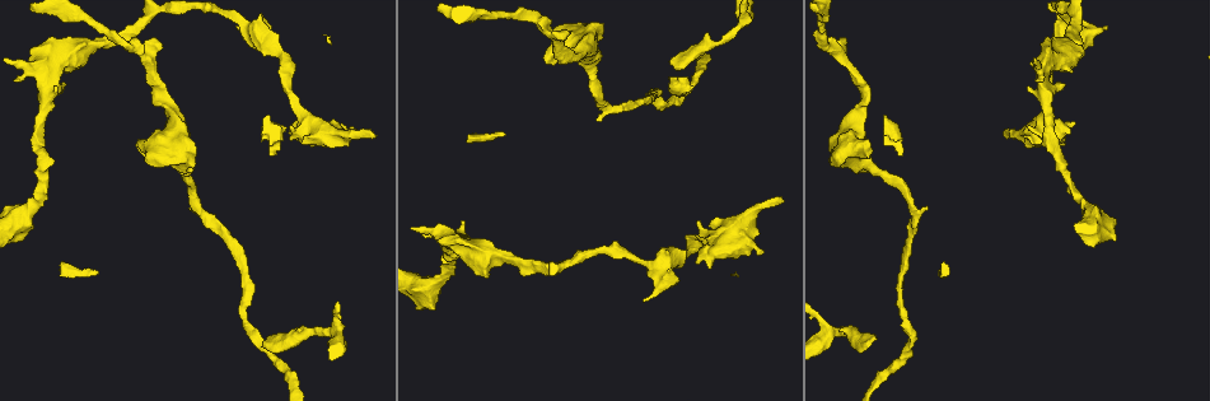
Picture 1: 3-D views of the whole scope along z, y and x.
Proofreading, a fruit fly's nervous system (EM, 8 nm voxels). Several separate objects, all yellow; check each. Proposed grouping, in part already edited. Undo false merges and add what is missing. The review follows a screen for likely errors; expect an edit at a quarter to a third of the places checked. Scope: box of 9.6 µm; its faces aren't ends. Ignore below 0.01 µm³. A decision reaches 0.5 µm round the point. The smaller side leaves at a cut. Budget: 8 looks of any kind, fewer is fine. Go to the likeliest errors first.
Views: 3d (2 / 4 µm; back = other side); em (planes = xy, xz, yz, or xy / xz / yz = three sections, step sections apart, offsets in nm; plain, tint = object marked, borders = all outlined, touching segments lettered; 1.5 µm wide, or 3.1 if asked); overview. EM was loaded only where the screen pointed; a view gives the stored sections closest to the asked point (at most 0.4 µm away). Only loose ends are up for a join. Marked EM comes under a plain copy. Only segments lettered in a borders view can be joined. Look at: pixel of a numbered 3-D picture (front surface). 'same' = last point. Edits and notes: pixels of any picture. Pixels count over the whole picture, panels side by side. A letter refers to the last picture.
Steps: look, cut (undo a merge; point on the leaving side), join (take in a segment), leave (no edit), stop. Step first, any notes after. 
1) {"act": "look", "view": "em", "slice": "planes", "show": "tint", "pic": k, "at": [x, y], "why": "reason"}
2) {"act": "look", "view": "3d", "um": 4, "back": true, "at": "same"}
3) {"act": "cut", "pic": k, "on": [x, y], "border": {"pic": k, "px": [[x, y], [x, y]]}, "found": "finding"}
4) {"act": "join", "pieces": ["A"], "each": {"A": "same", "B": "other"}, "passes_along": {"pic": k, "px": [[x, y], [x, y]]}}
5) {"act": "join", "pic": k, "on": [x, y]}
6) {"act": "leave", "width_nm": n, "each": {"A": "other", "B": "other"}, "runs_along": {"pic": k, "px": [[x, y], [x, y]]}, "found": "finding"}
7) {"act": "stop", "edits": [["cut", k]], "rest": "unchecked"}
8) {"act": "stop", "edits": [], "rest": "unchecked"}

{"act": "look", "view": "em", "slice": "yz", "step": 4, "show": "borders", "pic": 1, "at": [696, 264], "why": "an open end"}

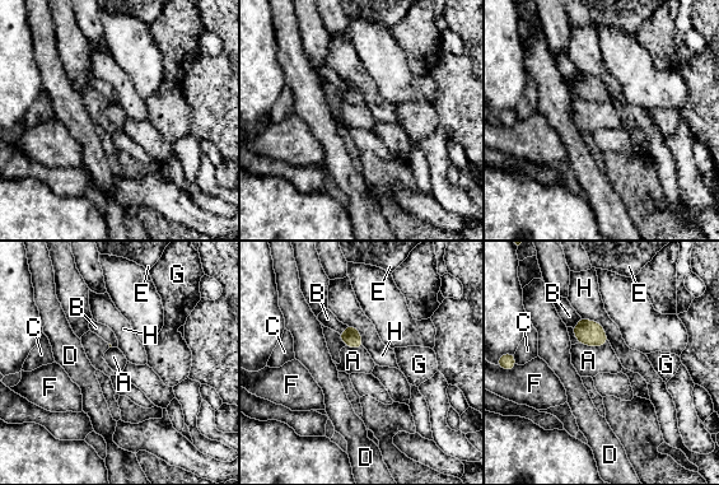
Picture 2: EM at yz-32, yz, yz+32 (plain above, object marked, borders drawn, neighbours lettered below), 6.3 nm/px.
{"act": "look", "view": "em", "slice": "planes", "show": "borders", "at": "same"}

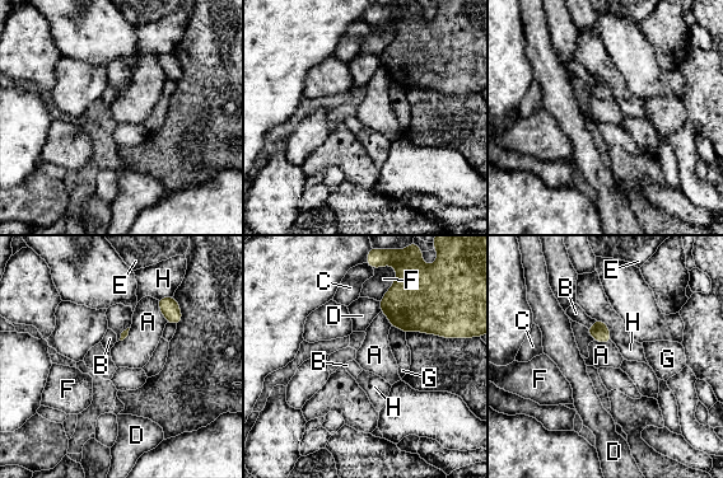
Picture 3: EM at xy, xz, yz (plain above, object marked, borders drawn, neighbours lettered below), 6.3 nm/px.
{"act": "leave", "each": {"A": "other", "B": "other", "C": "other", "D": "other", "E": "other", "F": "other", "G": "other", "H": "other"}, "found": "no lettered segment goes on from it"}

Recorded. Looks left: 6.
{"act": "look", "view": "3d", "um": 4, "pic": 1, "at": [17, 77]}

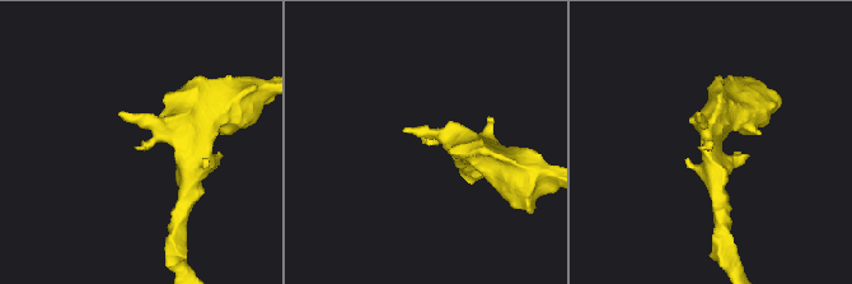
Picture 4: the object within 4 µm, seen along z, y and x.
{"act": "look", "view": "em", "slice": "planes", "show": "borders", "pic": 4, "at": [144, 146]}

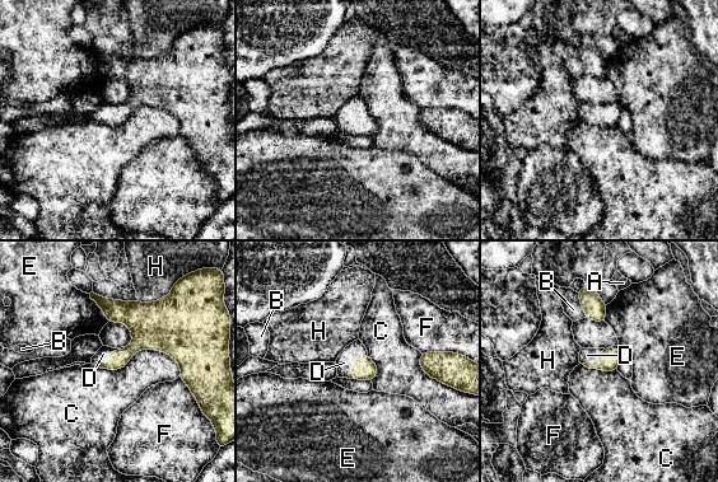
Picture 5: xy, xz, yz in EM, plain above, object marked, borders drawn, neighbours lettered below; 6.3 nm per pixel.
{"act": "join", "pieces": ["D"], "each": {"A": "other", "B": "other", "C": "other", "D": "same", "E": "other", "F": "other", "H": "other"}, "found": "it goes on there"}

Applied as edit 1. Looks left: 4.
{"act": "look", "view": "em", "slice": "planes", "show": "tint", "pic": 1, "at": [566, 31], "why": "an open end"}

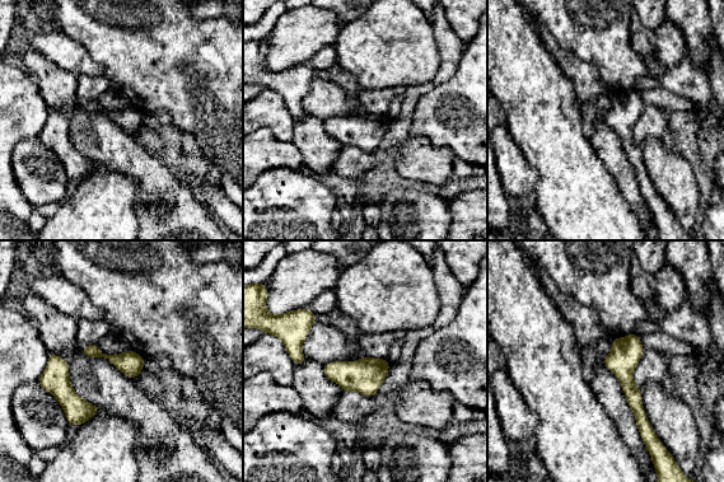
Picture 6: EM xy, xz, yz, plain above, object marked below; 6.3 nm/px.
{"act": "look", "view": "em", "slice": "planes", "show": "borders", "at": "same"}

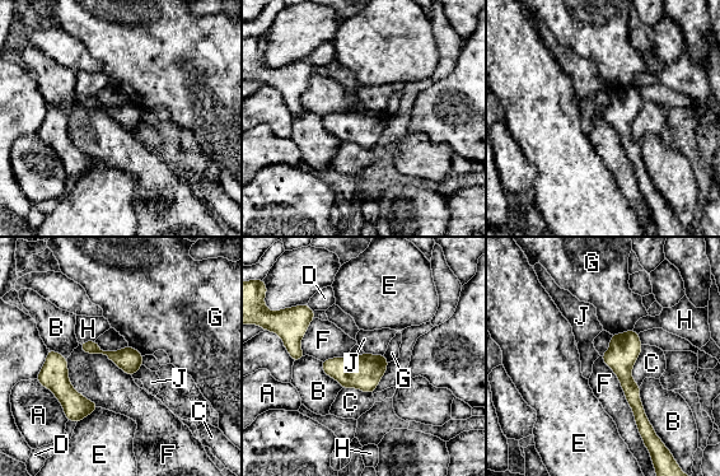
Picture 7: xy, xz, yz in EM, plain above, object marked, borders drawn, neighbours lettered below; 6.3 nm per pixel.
{"act": "leave", "each": {"A": "other", "B": "other", "C": "other", "D": "other", "E": "other", "F": "other", "G": "other", "H": "other", "J": "other"}, "found": "no lettered segment goes on from it"}

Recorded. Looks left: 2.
{"act": "stop", "edits": [["join", 5]], "rest": "unchecked"}

